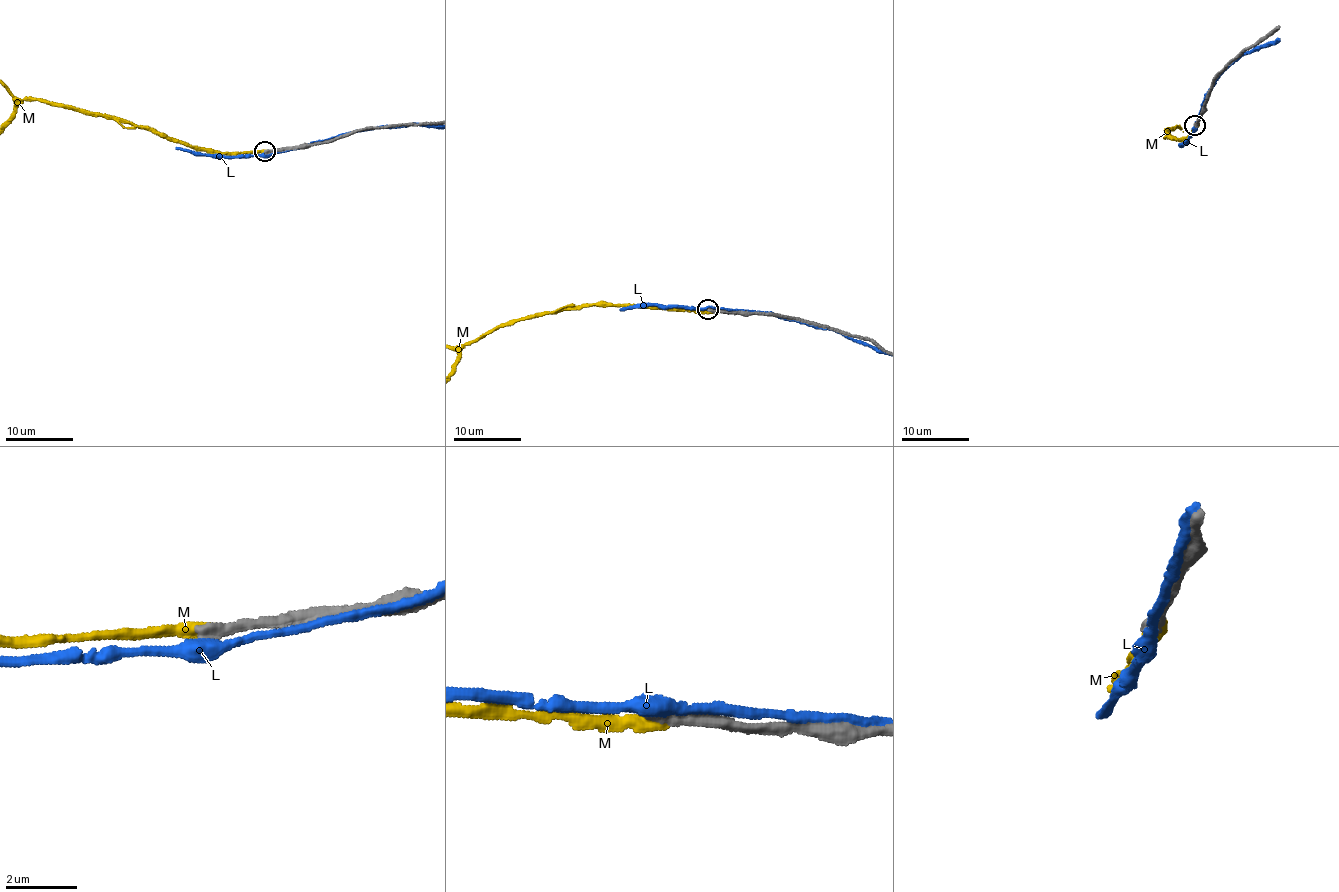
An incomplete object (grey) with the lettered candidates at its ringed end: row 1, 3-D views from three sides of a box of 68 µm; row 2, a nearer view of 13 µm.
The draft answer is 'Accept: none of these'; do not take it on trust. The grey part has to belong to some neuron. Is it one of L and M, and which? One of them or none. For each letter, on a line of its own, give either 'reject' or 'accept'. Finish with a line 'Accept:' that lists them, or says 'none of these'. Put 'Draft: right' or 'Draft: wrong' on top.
Draft: right
L: reject
M: reject
Accept: none of these

